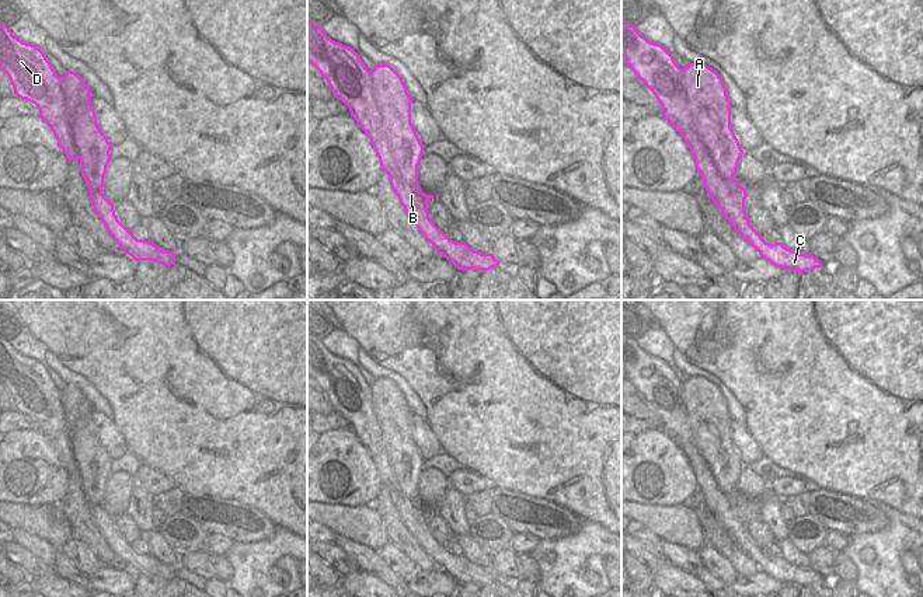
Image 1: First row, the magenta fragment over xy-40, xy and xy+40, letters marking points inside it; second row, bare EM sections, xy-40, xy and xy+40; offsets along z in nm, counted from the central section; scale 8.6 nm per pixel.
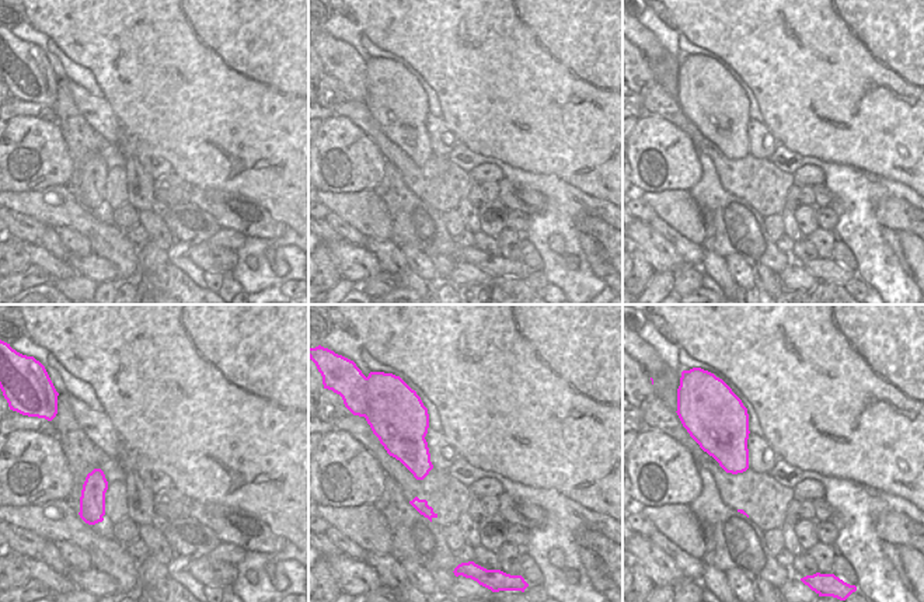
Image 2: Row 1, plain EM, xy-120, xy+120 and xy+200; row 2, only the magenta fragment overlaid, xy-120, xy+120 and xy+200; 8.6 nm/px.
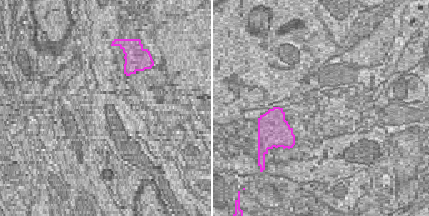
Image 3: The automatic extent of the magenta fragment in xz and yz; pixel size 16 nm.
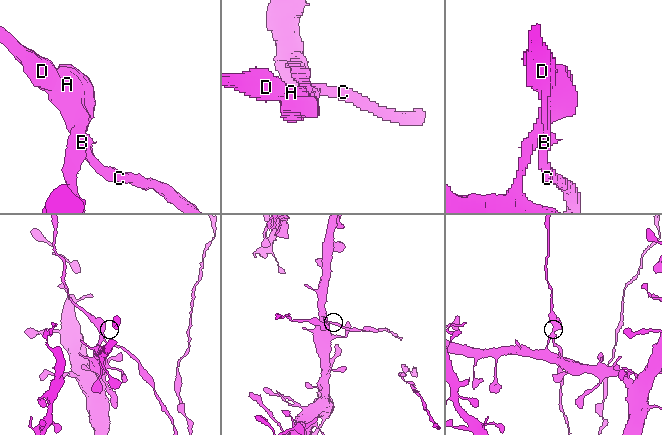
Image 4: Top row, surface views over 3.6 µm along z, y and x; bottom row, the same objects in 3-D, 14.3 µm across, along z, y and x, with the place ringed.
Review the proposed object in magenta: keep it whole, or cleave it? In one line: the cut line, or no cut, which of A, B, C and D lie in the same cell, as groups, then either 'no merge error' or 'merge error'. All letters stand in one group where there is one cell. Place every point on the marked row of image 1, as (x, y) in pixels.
xy (369, 72), (389, 150), (400, 175), (417, 187) | A / B C D | merge error

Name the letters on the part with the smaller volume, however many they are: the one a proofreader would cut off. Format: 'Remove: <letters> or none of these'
Remove: B, C, D

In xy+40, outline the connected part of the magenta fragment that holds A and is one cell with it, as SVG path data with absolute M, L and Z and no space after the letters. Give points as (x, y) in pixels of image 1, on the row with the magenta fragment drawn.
M689 63L682 69L693 129L724 181L736 175L743 150L731 128L731 101L720 74L704 63Z

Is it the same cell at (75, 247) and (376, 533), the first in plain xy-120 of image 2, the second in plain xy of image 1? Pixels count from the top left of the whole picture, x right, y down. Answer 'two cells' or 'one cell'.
two cells

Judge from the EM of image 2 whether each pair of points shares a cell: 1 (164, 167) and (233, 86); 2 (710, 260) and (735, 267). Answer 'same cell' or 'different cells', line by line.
1: different cells
2: different cells

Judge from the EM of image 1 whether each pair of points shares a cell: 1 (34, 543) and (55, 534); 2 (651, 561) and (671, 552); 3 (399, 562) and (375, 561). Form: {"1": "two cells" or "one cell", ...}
{"1": "two cells", "2": "two cells", "3": "two cells"}

